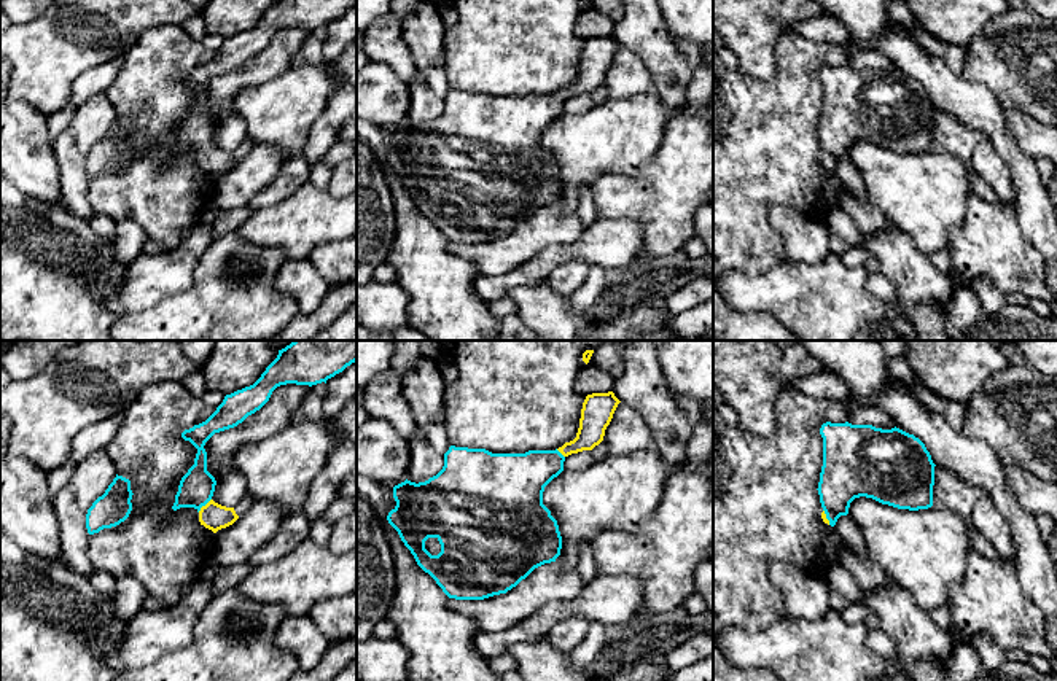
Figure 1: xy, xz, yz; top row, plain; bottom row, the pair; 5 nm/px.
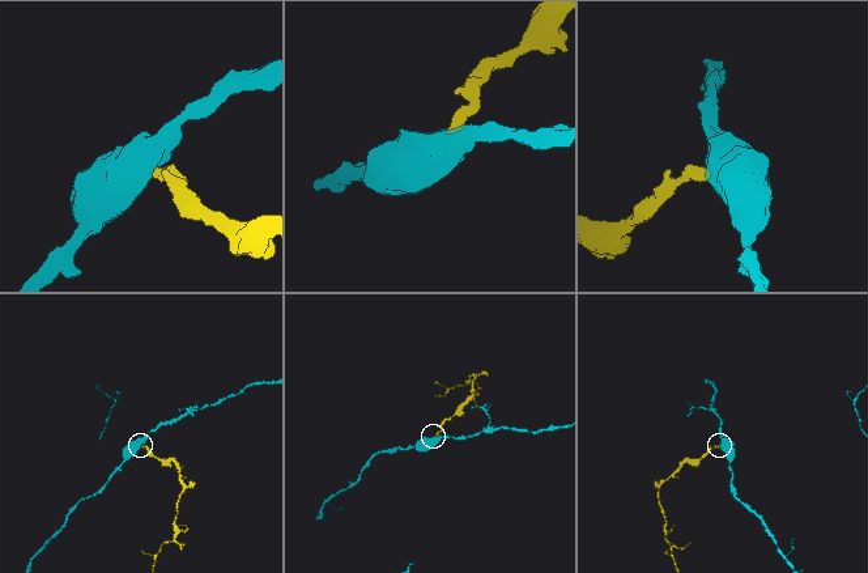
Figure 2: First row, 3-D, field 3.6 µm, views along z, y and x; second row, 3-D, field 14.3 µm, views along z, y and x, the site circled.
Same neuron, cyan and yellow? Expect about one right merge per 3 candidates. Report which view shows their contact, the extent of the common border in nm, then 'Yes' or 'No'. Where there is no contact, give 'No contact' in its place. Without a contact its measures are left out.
Touches cyan in xy. Shared border 100 nm. Yes

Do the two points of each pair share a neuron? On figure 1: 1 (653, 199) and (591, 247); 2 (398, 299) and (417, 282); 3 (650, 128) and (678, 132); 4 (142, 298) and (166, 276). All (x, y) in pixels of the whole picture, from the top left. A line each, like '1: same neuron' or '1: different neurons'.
1: different neurons
2: different neurons
3: different neurons
4: same neuron

